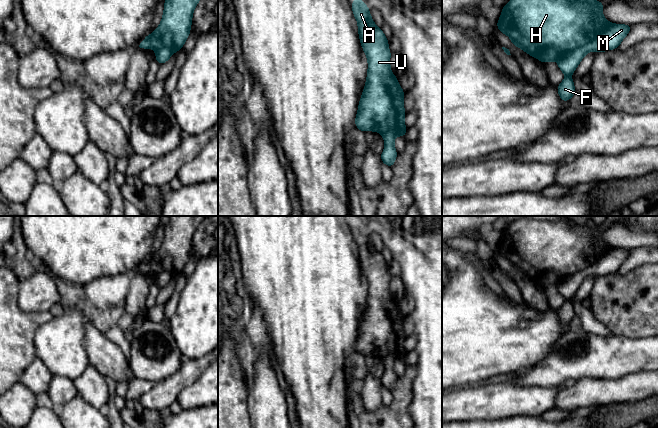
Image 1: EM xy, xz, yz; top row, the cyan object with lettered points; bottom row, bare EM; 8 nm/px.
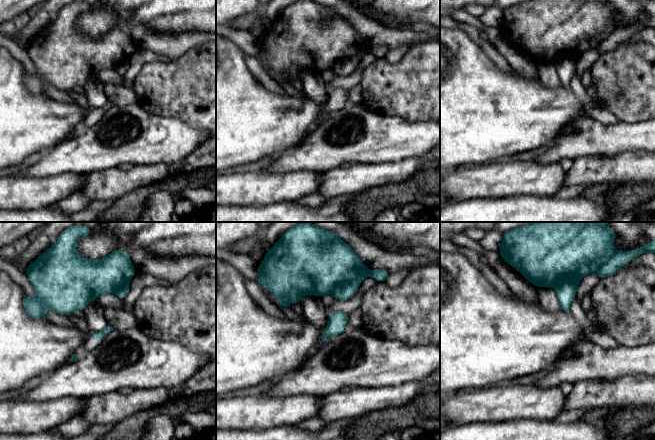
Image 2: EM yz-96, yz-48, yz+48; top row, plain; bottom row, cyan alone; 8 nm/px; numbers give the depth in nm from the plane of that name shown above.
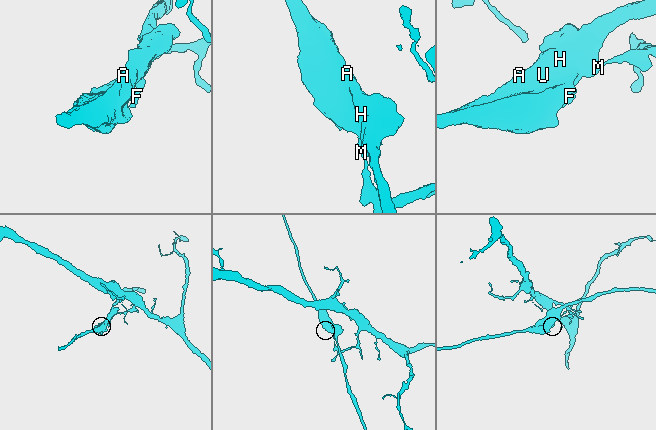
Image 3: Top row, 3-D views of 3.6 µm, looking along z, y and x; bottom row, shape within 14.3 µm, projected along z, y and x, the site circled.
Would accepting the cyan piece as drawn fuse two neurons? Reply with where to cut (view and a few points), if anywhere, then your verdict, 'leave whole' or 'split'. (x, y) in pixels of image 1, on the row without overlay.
cut in yz along (613, 248), (583, 269), (563, 276), (557, 284); split

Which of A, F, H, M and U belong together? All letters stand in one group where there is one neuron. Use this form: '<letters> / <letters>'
A H U / F M

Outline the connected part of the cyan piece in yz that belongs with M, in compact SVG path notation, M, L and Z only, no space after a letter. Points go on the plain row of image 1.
M613 248L597 262L594 262L584 270L560 279L558 291L566 299L562 307L557 310L559 321L562 325L568 325L576 317L573 303L570 299L575 295L582 282L589 275L604 276L616 273L623 262L630 256L631 249Z

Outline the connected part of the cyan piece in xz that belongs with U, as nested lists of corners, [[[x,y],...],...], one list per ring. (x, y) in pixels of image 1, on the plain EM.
[[[354,223],[351,230],[358,246],[360,266],[368,283],[367,304],[355,349],[361,356],[382,357],[391,353],[395,360],[405,361],[404,315],[390,293],[388,264],[375,249],[363,224]]]

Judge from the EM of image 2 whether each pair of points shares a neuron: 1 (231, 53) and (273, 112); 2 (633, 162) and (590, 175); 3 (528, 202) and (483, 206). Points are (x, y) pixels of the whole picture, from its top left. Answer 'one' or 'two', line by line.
1: one
2: one
3: one

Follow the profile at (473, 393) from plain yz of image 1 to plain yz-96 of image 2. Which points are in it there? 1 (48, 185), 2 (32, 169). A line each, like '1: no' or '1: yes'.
1: yes
2: no

